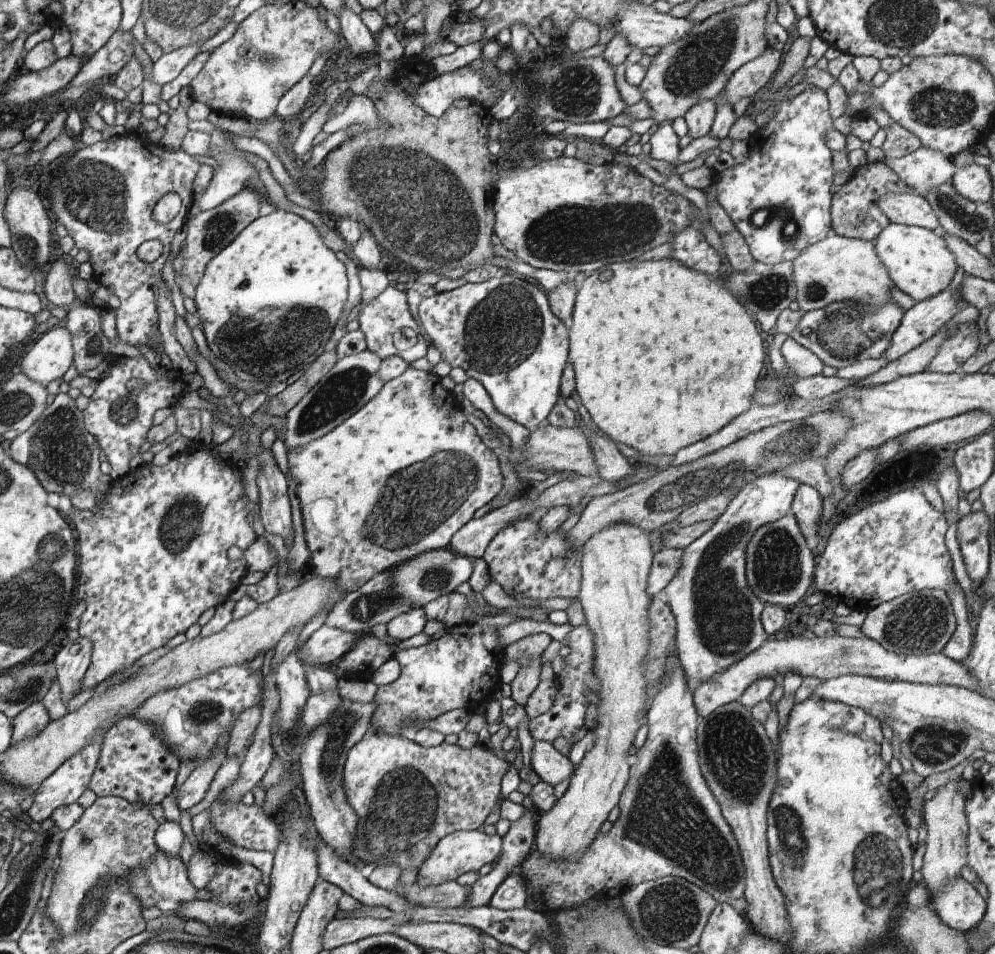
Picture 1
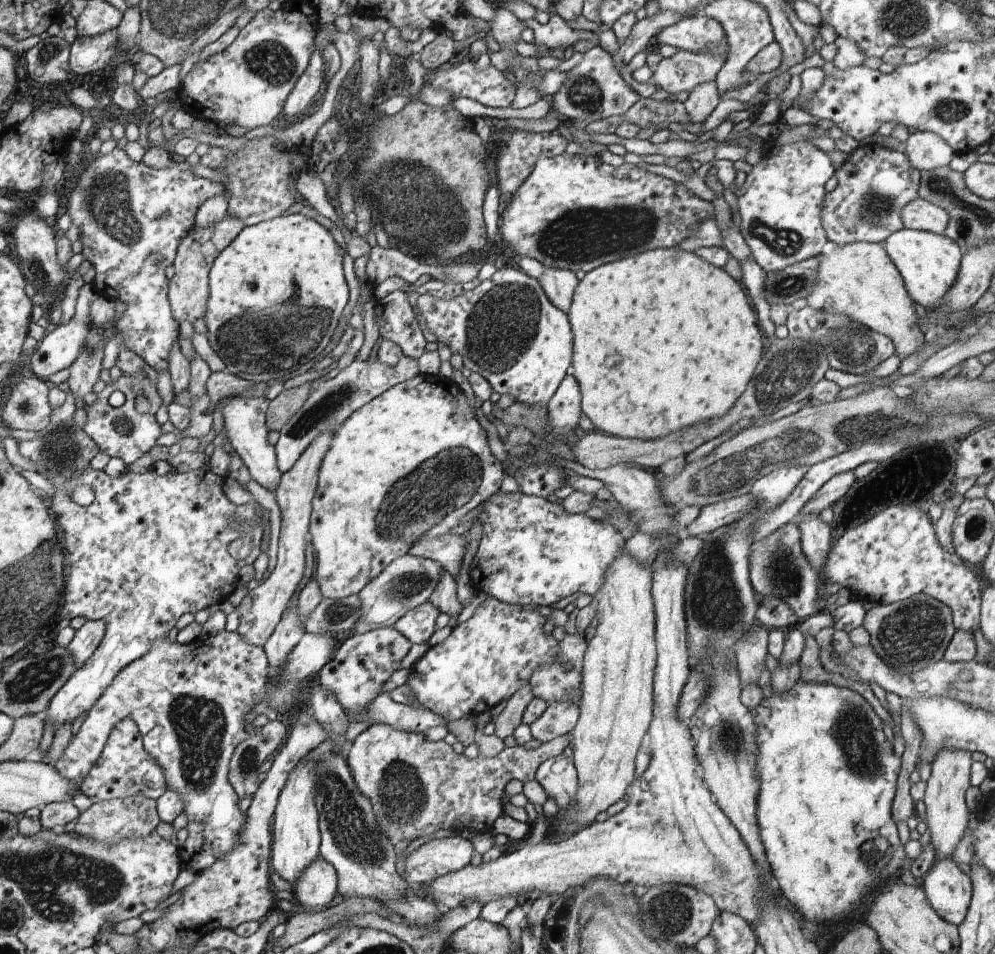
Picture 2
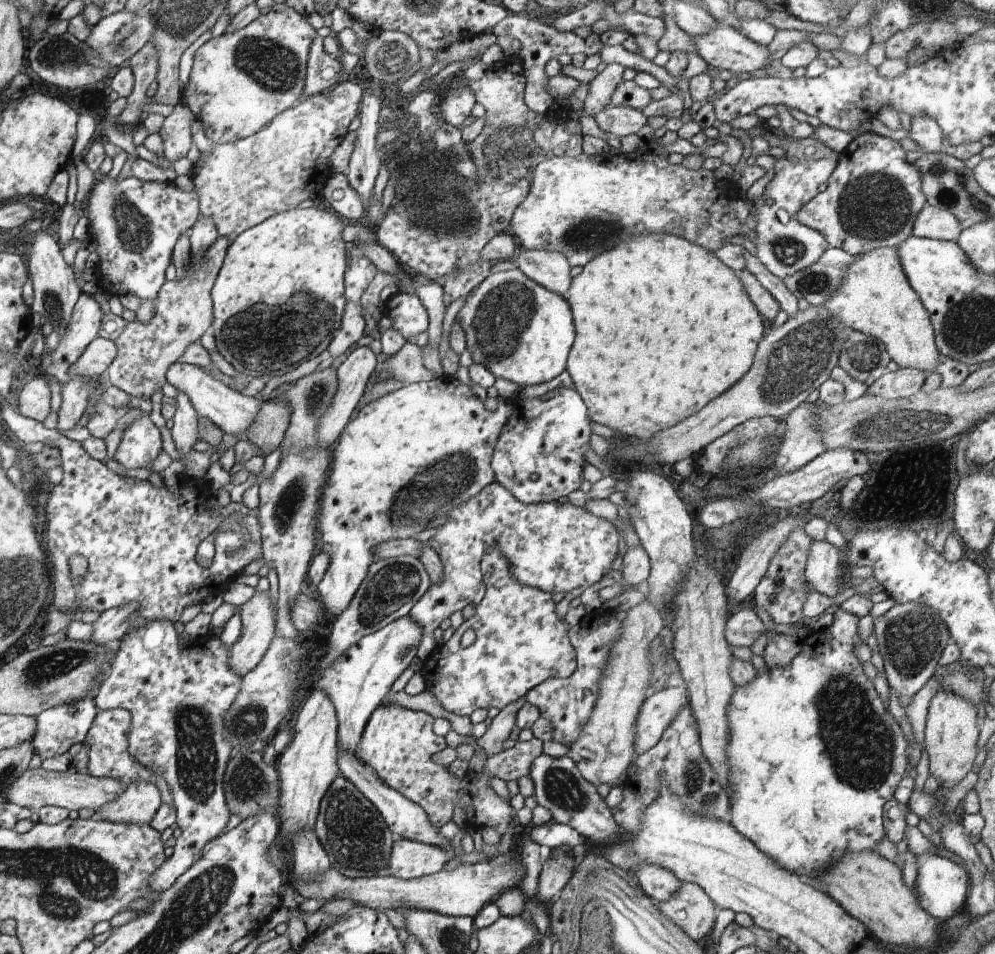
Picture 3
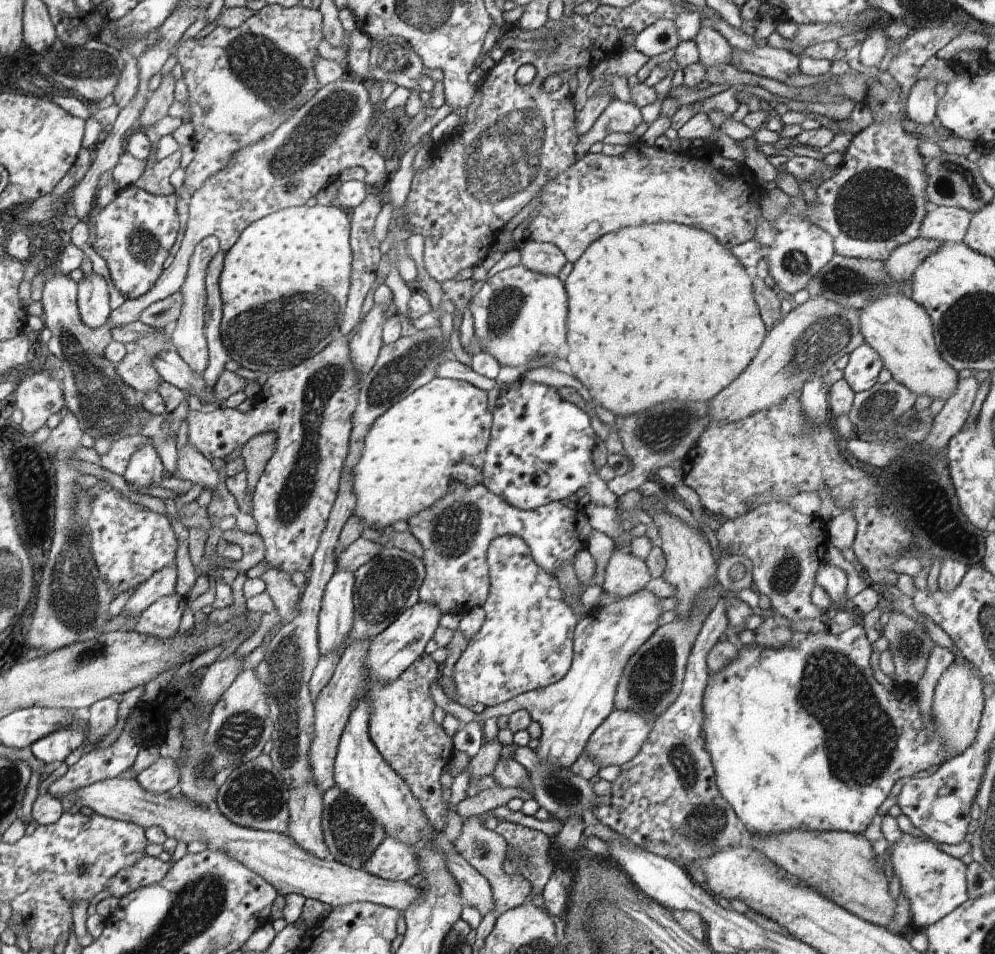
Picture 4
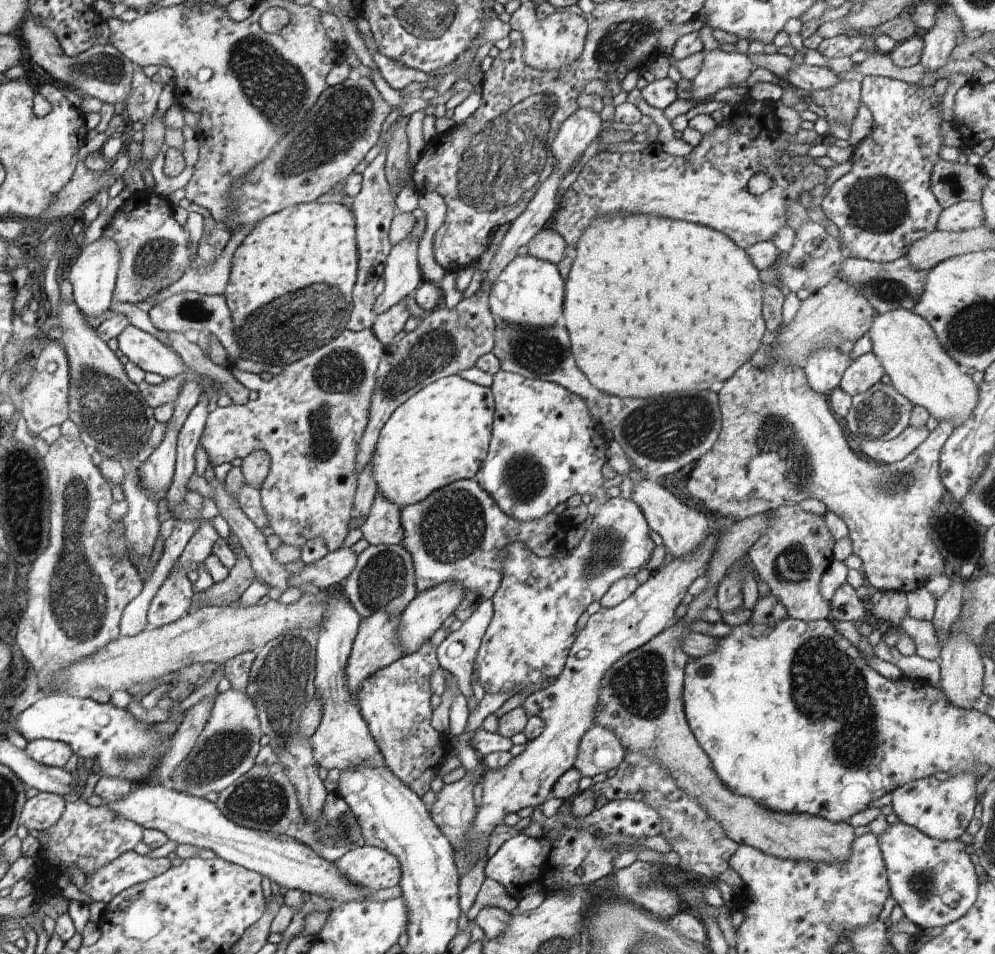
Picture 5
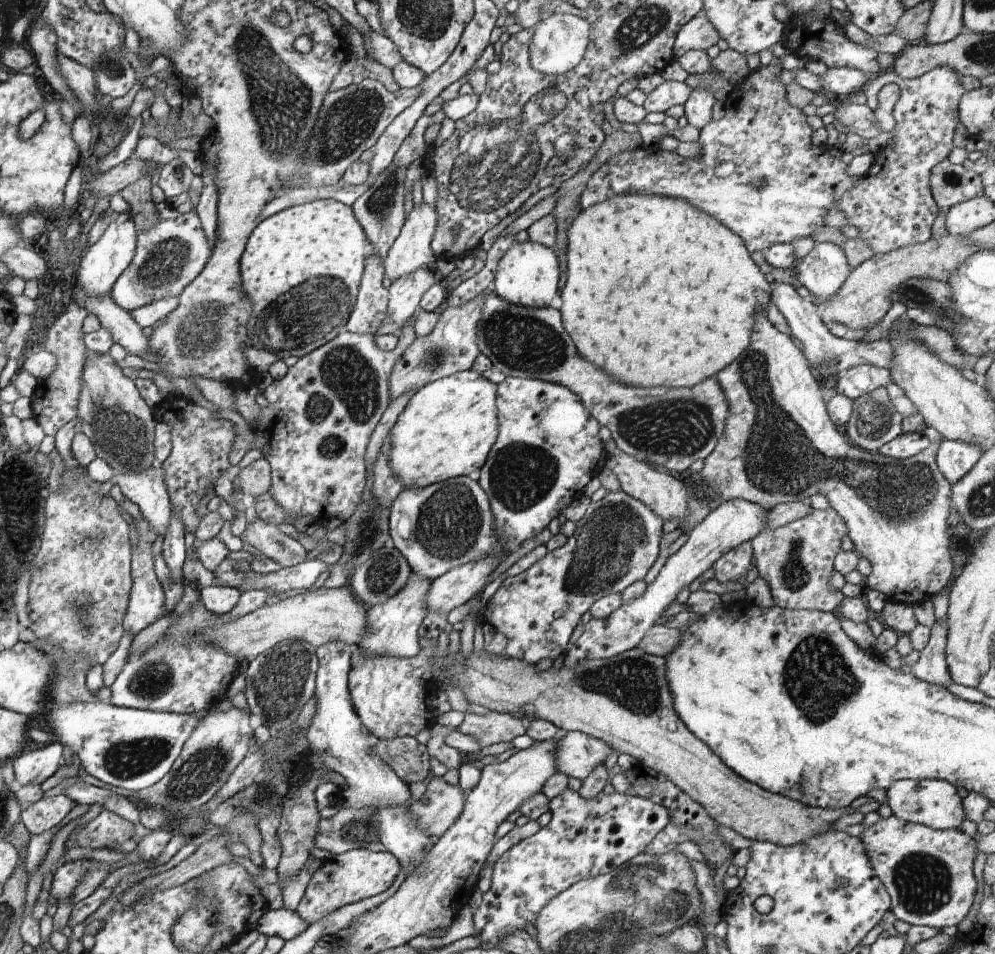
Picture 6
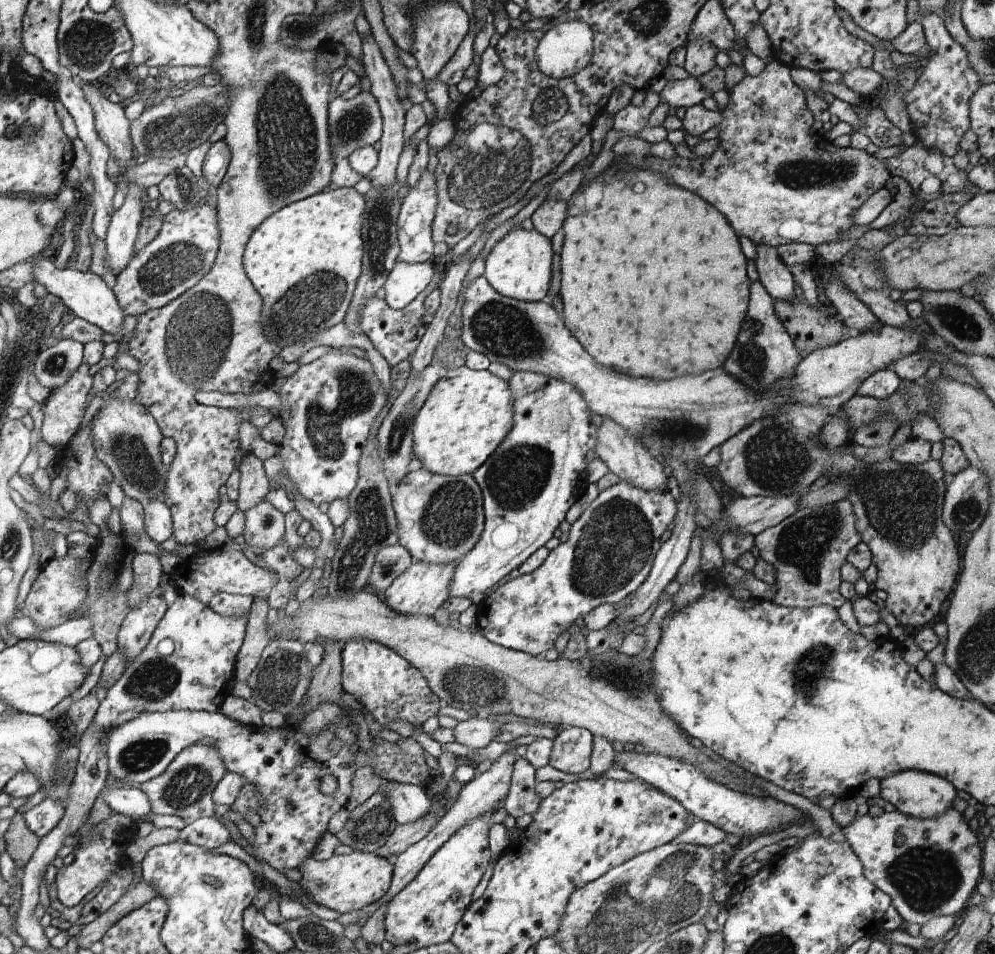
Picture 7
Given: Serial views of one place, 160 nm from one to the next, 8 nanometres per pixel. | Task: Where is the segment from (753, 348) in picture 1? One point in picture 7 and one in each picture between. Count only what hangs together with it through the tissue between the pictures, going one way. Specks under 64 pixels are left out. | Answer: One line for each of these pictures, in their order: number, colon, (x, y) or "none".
2: (662, 340)
3: (662, 326)
4: (664, 311)
5: (653, 305)
6: (659, 293)
7: (649, 255)

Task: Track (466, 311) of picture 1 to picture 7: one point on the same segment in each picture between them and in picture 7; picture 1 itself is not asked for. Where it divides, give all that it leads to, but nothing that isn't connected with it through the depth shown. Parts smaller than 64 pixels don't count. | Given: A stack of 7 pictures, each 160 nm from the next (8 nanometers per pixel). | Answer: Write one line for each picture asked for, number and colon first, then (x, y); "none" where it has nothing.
2: (506, 329)
3: (519, 330)
4: (521, 315)
5: (530, 290)
6: (528, 274)
7: (519, 266)

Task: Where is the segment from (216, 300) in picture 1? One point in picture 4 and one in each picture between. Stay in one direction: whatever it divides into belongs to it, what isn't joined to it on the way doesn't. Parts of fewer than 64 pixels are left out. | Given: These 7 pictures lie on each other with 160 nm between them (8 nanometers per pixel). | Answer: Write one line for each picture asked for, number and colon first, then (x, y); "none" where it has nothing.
2: (287, 273)
3: (297, 258)
4: (284, 286)

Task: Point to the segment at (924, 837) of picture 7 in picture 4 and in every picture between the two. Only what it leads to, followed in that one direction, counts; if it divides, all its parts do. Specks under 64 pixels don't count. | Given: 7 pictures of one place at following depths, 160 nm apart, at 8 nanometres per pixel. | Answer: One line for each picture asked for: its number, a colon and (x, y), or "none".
4: (935, 883)
5: (933, 881)
6: (928, 874)

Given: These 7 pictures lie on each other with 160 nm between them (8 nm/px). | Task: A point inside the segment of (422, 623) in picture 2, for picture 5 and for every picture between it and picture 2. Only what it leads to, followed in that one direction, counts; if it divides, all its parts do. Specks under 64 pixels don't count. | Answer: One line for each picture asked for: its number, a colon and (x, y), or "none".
3: (557, 547)
4: (455, 532)
5: (458, 533)

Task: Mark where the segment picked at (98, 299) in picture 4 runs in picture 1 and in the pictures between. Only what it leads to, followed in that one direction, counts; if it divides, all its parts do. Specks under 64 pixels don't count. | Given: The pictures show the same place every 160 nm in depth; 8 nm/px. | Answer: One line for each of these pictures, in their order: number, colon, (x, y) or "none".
1: (49, 359)
2: (62, 344)
3: (84, 327)

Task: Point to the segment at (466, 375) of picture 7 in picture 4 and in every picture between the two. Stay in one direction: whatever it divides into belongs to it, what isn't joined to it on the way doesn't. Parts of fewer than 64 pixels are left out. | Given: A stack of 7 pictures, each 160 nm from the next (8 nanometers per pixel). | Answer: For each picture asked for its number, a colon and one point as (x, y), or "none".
4: (438, 434)
5: (441, 434)
6: (447, 429)

